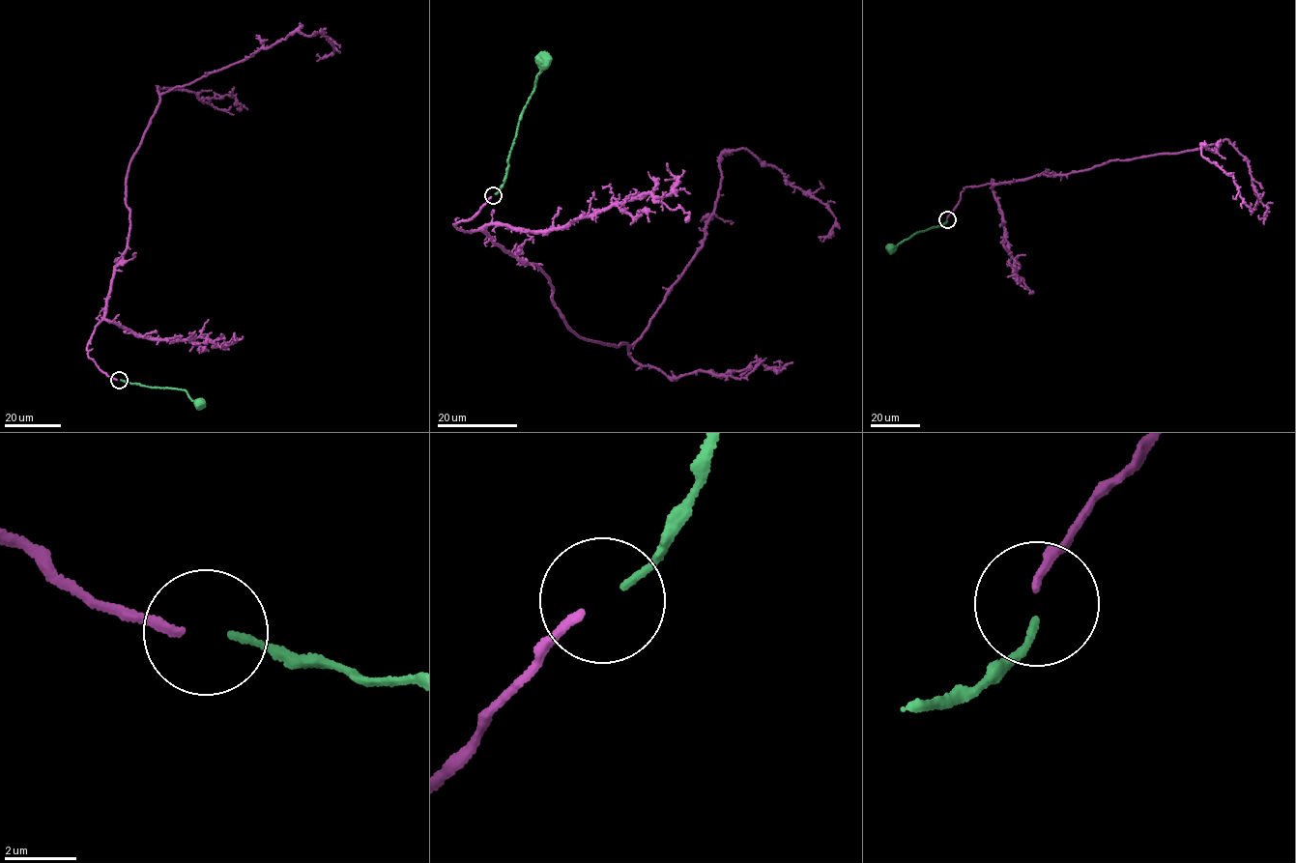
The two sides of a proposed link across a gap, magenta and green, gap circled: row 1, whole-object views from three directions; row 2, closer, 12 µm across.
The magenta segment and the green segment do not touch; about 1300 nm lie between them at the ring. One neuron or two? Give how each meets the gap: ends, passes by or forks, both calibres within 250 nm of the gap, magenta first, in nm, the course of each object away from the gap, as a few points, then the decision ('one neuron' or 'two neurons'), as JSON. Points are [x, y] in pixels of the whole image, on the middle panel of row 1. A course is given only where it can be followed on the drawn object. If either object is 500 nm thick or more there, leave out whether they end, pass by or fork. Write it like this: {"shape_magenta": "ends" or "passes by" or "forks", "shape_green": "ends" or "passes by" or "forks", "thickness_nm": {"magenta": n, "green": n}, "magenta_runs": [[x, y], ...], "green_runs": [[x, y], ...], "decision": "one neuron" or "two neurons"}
{"shape_magenta": "ends", "shape_green": "ends", "thickness_nm": {"magenta": 240, "green": 200}, "magenta_runs": [[491, 196], [454, 226], [537, 266], [568, 330], [617, 346], [700, 249], [723, 154], [826, 206], [818, 237]], "green_runs": [[495, 193], [504, 183], [519, 117], [533, 89], [540, 70], [538, 63], [542, 61]], "decision": "one neuron"}

